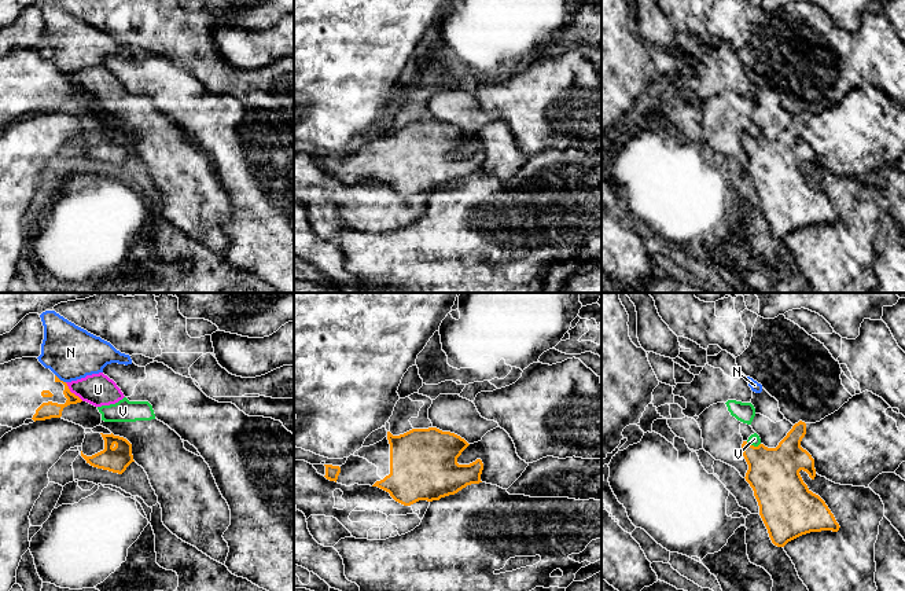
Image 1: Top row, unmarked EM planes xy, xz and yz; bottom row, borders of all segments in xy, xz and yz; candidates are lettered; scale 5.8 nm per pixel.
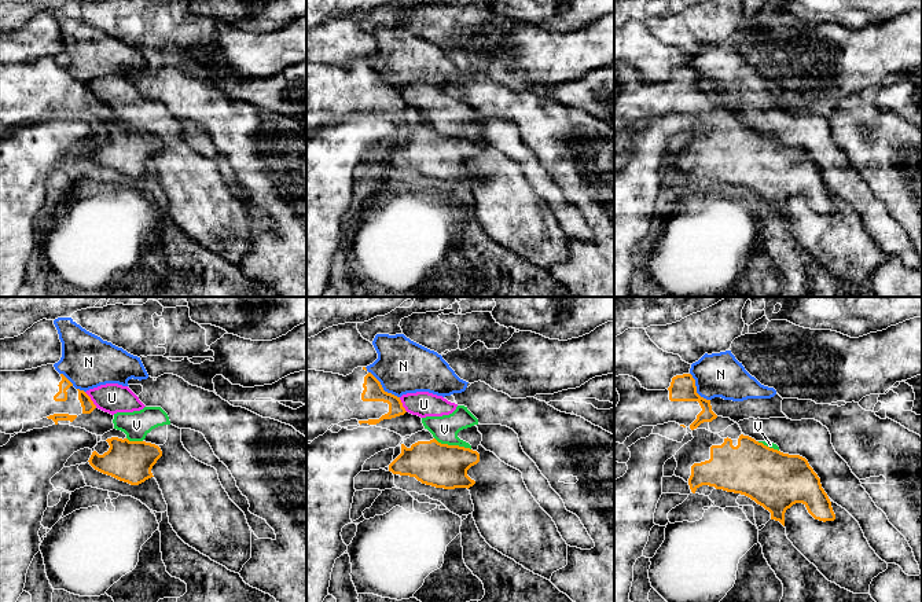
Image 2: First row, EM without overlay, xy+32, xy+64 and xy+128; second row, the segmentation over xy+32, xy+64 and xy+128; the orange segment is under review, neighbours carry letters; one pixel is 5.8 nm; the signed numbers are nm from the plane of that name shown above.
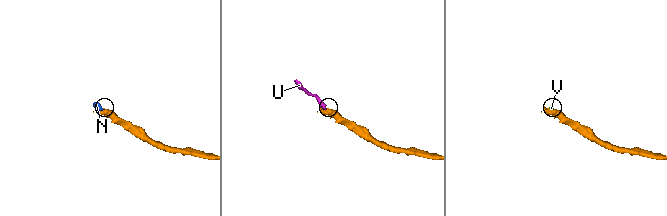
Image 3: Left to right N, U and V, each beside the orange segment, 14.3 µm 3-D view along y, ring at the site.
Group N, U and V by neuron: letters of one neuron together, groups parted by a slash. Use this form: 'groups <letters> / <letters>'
groups N / U V

